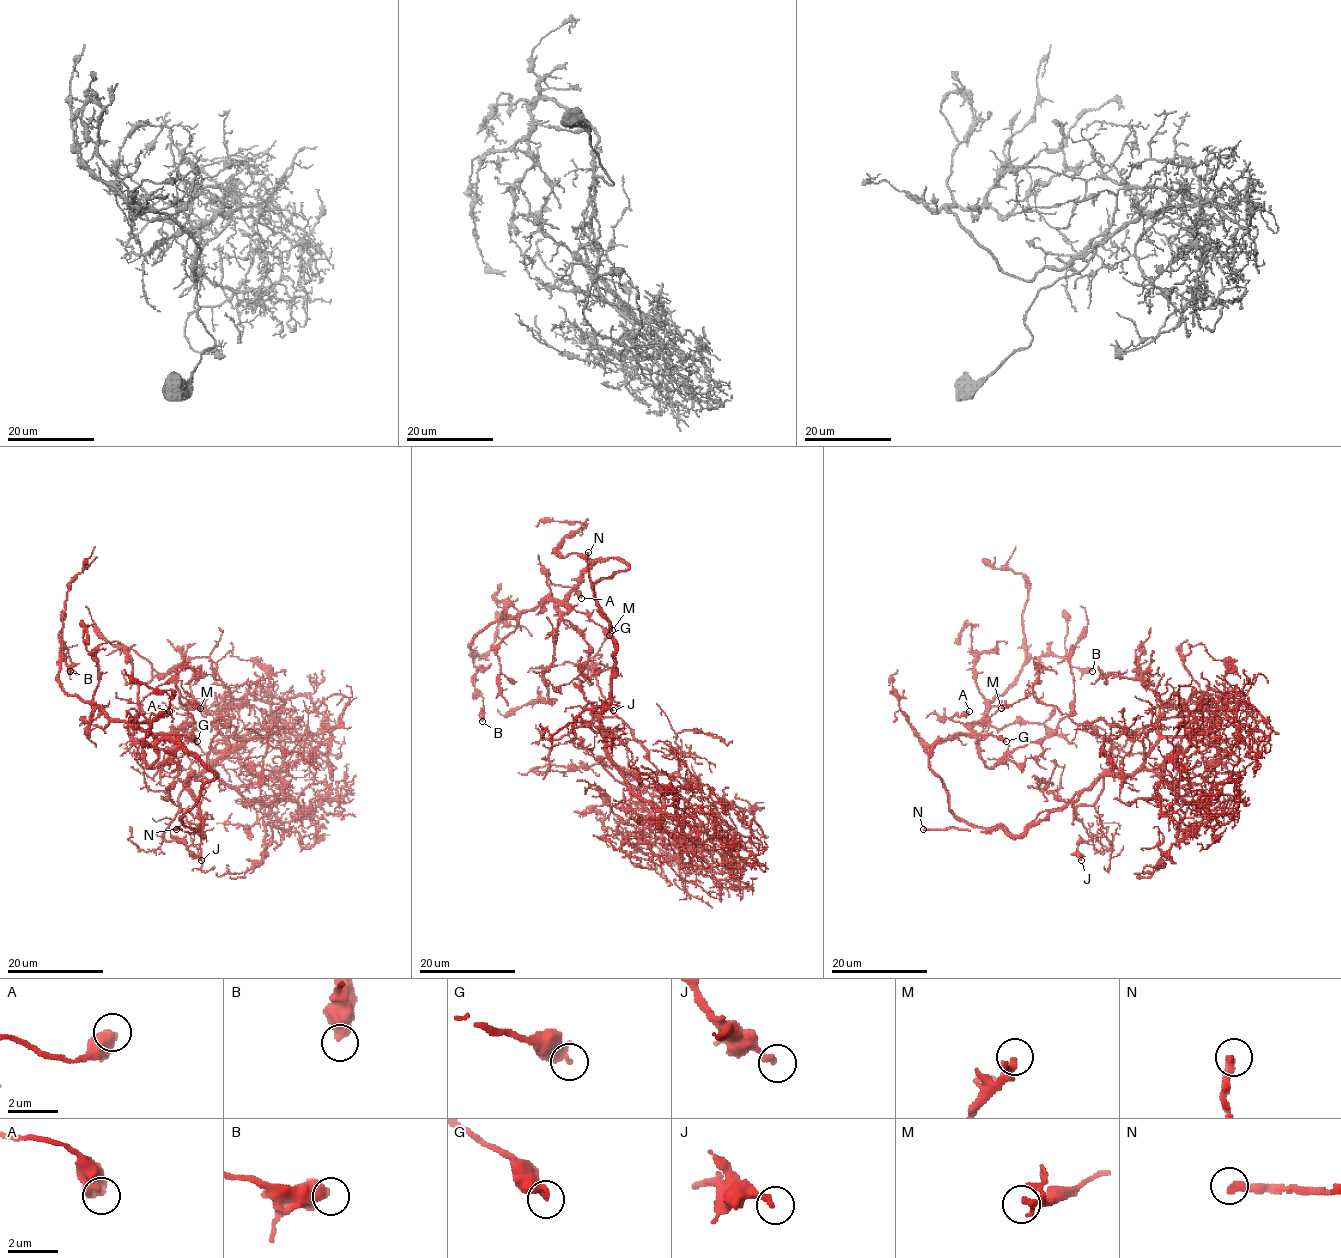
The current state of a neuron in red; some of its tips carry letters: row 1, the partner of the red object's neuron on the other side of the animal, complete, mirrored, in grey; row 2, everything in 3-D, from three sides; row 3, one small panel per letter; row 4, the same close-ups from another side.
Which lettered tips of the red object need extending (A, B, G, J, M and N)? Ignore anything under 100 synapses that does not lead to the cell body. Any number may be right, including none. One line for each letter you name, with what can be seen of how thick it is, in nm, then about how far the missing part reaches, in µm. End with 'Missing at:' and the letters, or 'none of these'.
N: Thickness 340 nm. Missing length about 30 µm
Missing at: N

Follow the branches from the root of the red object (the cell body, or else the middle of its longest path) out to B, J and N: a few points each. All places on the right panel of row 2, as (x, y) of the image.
B: (982, 827), (954, 815), (929, 753), (969, 735), (1031, 659), (1057, 655), (1092, 671)
J: (982, 827), (1022, 835), (1070, 803), (1091, 838), (1078, 843), (1081, 860)
N: (982, 827), (969, 825), (967, 829), (923, 829)

